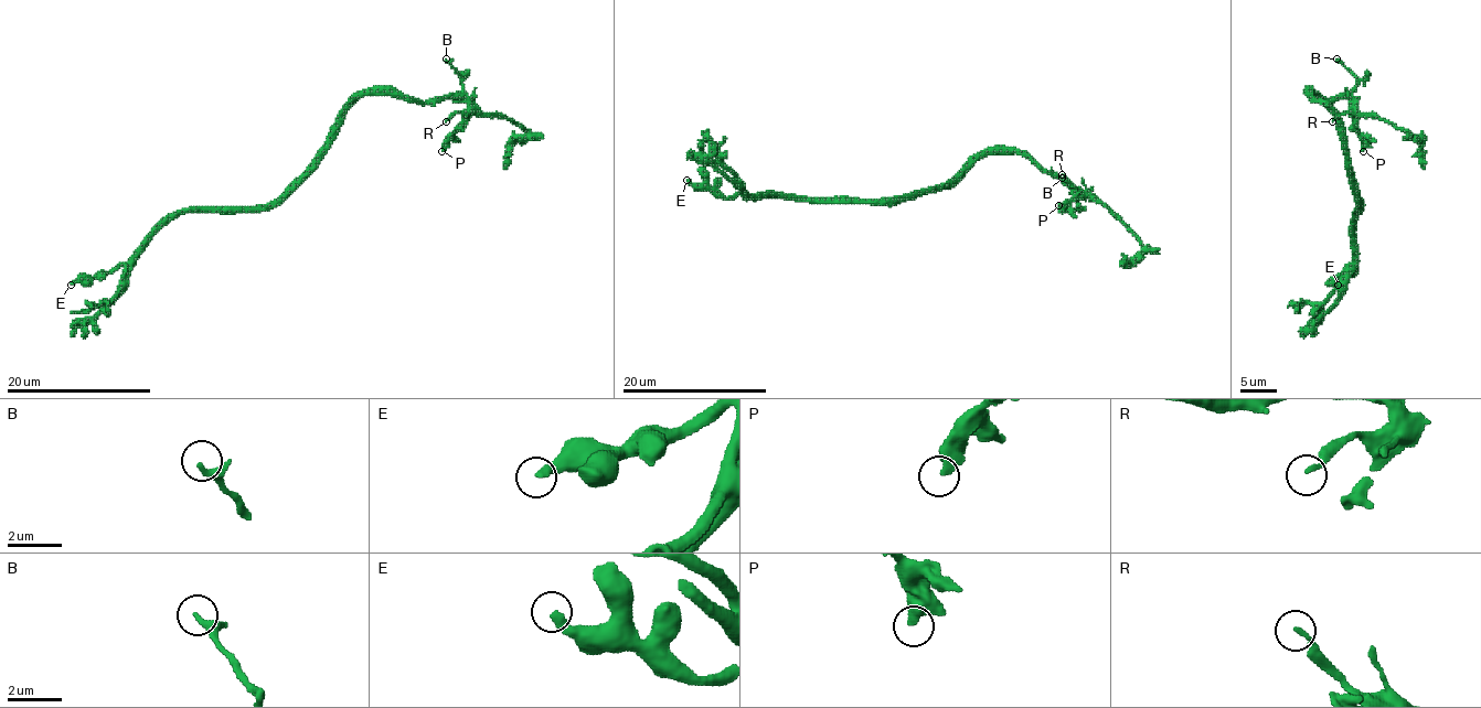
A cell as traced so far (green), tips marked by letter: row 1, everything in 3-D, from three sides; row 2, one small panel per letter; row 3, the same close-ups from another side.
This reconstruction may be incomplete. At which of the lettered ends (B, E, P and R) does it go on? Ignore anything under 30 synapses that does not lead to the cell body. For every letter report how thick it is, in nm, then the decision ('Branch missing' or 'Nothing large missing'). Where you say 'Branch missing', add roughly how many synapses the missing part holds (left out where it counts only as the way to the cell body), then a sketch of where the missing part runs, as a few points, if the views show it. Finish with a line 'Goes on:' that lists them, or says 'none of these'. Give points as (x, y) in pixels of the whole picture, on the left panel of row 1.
B: Thickness 200 nm. Nothing large missing
E: Thickness 320 nm. Nothing large missing
P: Thickness 440 nm. Nothing large missing
R: Thickness 150 nm. Nothing large missing
Goes on: none of these

